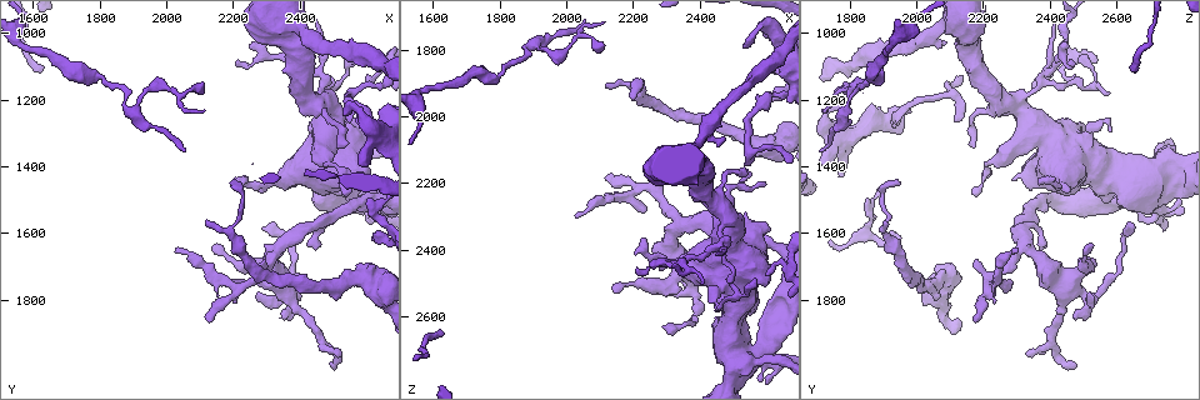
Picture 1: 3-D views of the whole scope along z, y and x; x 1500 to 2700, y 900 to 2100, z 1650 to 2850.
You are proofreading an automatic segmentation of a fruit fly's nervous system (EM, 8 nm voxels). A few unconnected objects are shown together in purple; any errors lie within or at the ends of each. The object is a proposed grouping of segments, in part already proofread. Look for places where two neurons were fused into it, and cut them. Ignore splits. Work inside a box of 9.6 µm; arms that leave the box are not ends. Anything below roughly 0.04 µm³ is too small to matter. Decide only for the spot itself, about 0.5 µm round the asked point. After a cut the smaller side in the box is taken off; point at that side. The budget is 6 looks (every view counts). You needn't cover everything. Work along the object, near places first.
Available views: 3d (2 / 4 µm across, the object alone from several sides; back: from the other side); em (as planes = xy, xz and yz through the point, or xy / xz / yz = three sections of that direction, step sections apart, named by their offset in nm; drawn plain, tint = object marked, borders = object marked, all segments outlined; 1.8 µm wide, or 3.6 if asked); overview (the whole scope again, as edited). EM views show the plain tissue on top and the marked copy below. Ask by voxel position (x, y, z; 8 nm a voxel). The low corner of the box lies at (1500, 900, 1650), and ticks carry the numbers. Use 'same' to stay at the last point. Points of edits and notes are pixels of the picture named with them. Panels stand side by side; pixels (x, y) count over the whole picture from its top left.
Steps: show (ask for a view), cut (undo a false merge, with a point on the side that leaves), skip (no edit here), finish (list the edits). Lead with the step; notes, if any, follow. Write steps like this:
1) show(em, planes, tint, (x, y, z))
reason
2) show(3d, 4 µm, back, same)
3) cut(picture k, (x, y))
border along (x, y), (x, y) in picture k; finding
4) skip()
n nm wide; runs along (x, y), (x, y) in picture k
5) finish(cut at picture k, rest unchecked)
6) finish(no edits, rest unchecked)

show(em, 3.6 µm, planes, tint, (2490, 1320, 2400))
thick turns thin

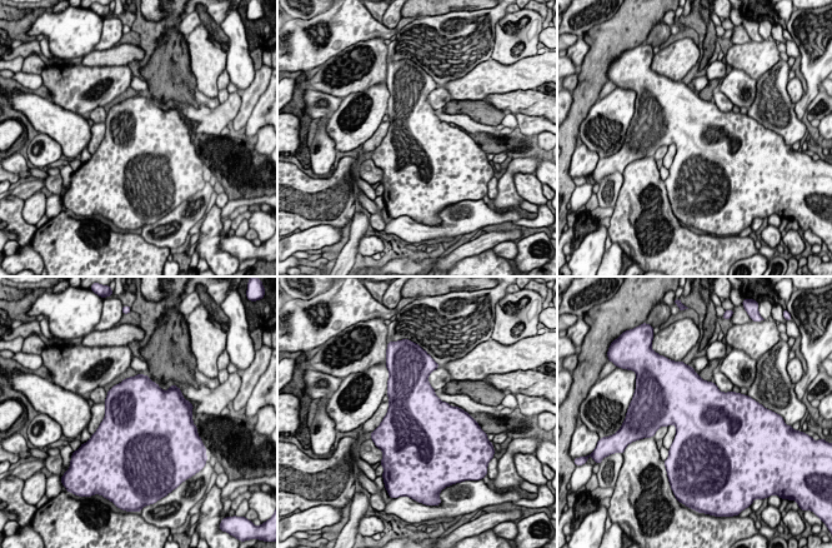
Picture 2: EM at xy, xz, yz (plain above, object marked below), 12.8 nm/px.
skip()
all the same neuron

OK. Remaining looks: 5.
show(em, 3.6 µm, planes, tint, (2230, 1760, 2210))
sharp bend

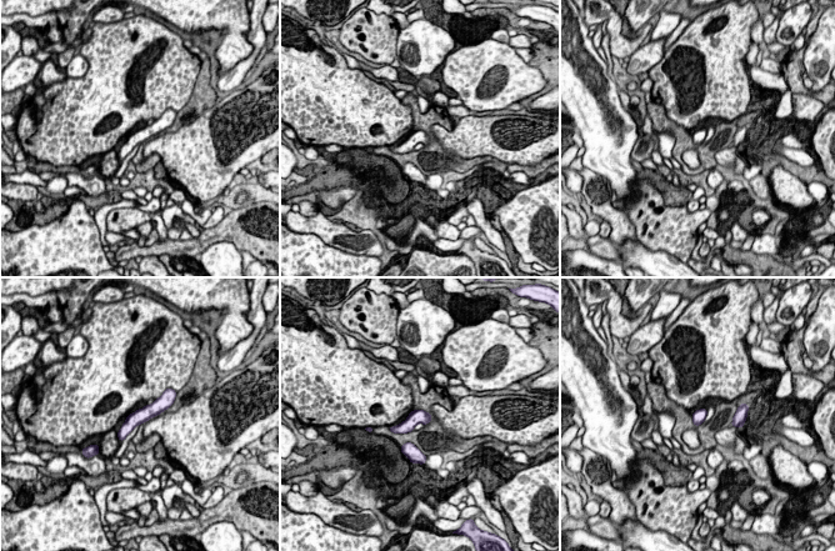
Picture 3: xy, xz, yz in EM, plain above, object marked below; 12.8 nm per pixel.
skip()
runs along (168, 395), (121, 436) in picture 3; one neuron here

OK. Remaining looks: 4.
show(em, xy, step 16, tint, (1810, 1130, 1870))
thick turns thin

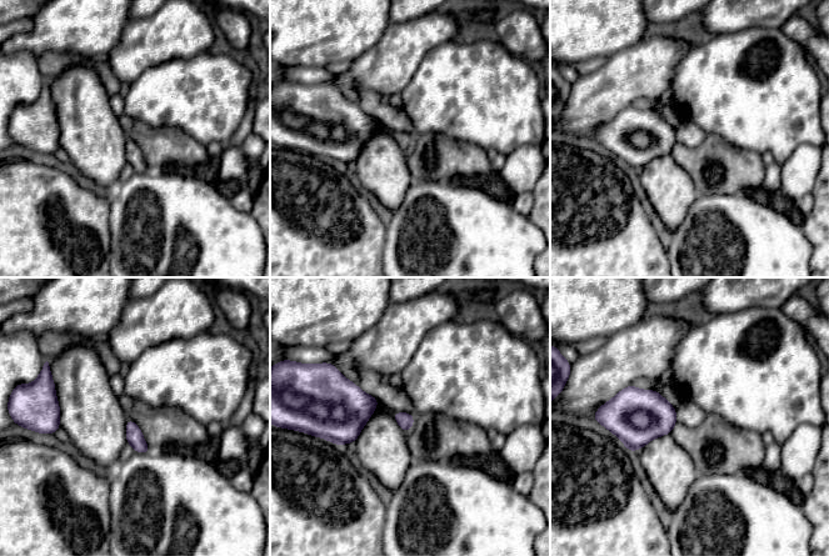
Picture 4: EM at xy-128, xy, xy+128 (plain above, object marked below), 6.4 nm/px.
show(em, yz, step 16, tint, same)
another direction

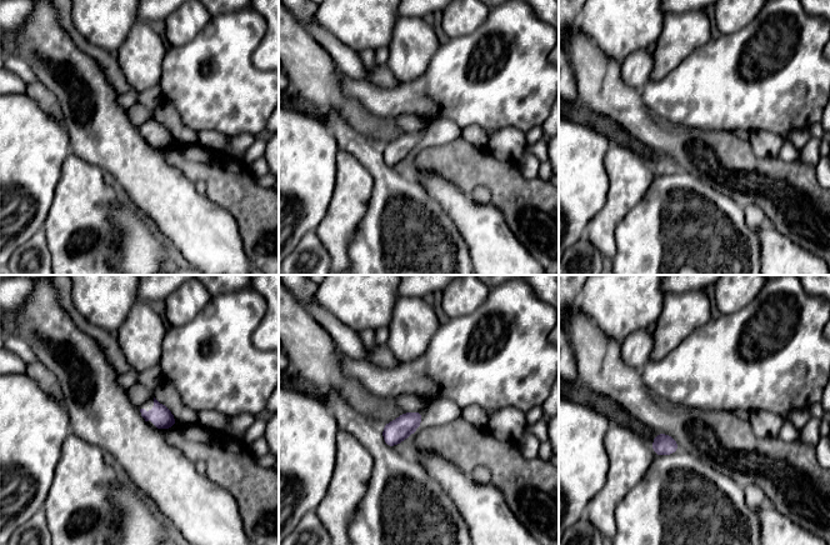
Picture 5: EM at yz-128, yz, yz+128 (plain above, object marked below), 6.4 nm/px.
skip()
80 nm wide; all the same neuron

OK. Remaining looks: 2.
finish(no edits, rest unchecked)

